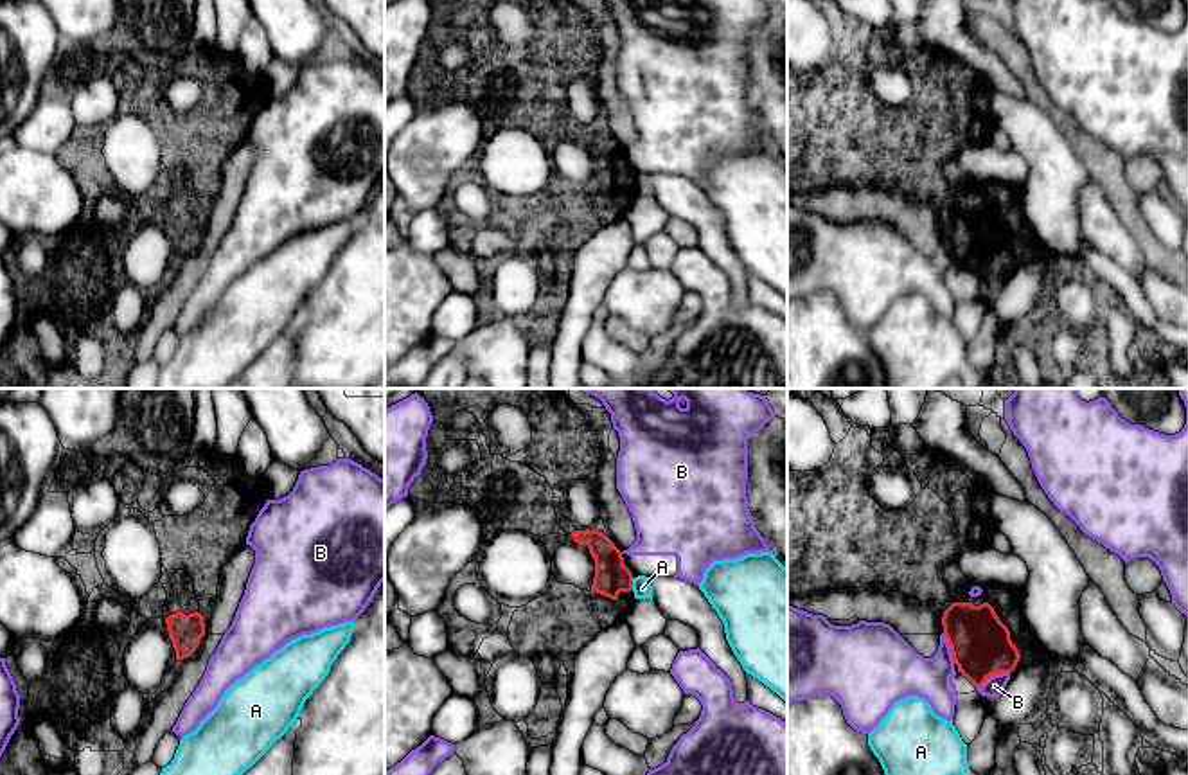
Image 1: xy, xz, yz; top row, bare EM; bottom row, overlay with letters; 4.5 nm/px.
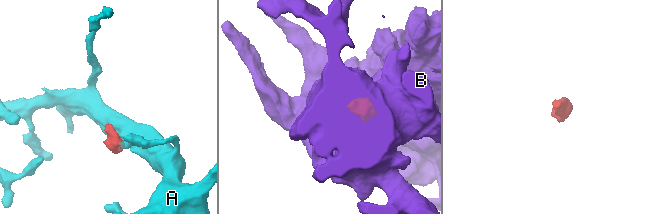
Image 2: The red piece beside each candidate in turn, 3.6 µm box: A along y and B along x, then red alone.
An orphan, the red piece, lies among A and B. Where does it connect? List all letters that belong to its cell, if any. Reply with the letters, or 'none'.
none

